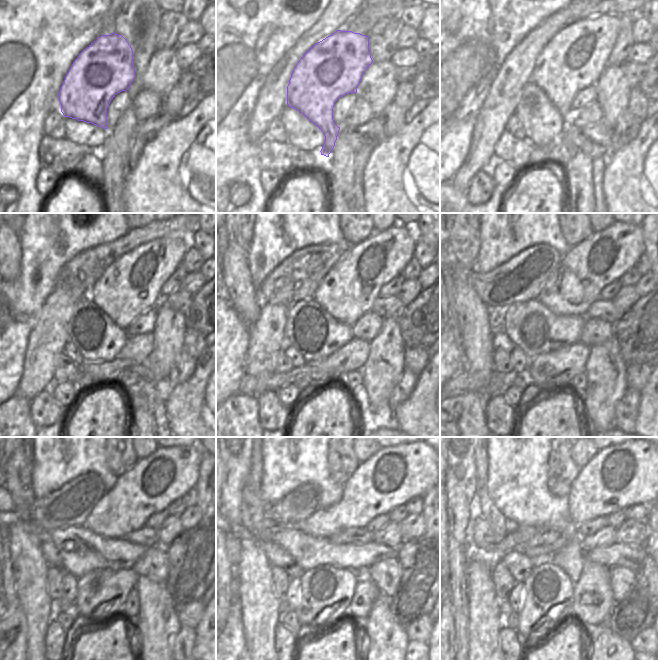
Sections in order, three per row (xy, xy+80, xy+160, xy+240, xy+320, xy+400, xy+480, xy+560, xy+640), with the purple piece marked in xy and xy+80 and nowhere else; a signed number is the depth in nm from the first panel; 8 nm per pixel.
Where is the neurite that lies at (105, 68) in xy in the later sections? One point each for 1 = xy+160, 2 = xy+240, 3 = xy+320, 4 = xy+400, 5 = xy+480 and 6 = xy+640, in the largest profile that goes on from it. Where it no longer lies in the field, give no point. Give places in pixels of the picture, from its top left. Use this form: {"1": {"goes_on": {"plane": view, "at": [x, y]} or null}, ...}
{"1": {"goes_on": {"plane": "xy+160", "at": [574, 58]}}, "2": {"goes_on": {"plane": "xy+240", "at": [132, 284]}}, "3": {"goes_on": {"plane": "xy+320", "at": [348, 291]}}, "4": {"goes_on": {"plane": "xy+400", "at": [604, 257]}}, "5": {"goes_on": {"plane": "xy+480", "at": [154, 482]}}, "6": {"goes_on": {"plane": "xy+640", "at": [633, 472]}}}

